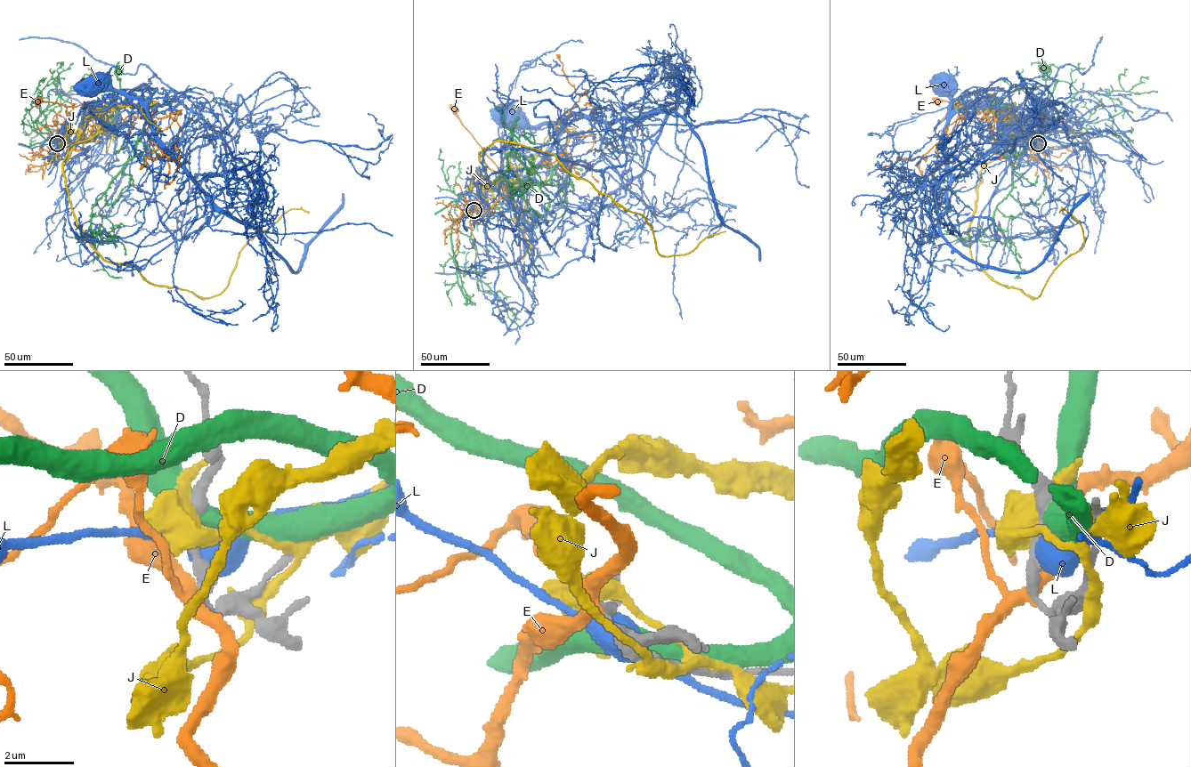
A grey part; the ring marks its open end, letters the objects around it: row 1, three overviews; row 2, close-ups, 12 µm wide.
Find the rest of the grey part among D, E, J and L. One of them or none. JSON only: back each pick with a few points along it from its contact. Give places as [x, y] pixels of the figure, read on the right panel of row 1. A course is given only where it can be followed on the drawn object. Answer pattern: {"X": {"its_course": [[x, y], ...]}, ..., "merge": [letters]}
{"L": {"its_course": [[1039, 143], [1043, 140], [1002, 125], [1002, 115], [991, 106], [951, 110], [953, 91], [944, 92]]}, "merge": ["L"]}

